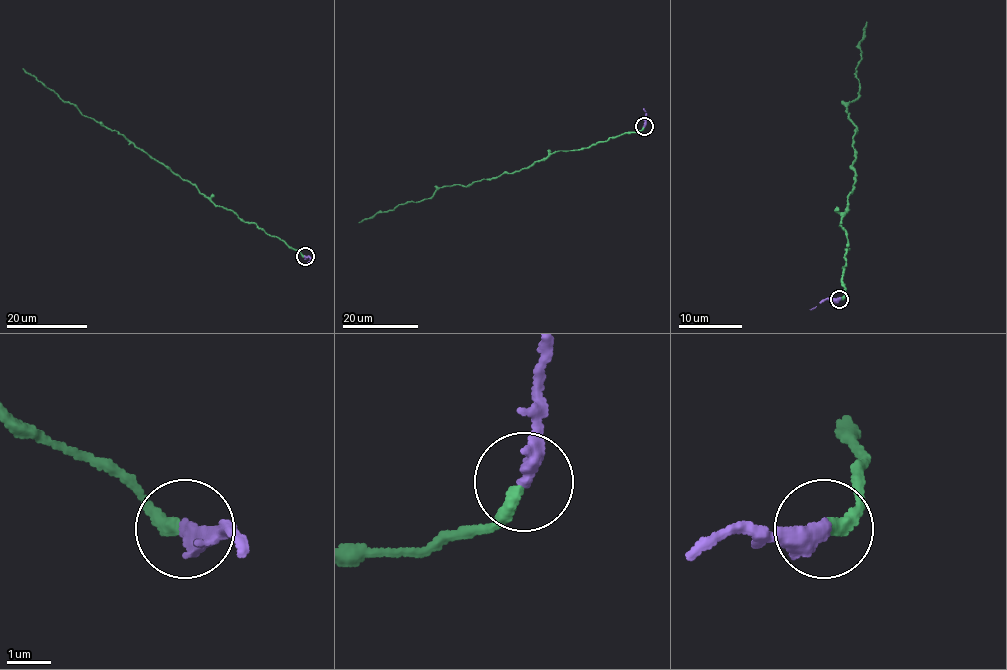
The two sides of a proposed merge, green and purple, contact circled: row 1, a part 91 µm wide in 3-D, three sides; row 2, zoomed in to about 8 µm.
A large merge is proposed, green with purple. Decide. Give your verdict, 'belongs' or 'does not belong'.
belongs

